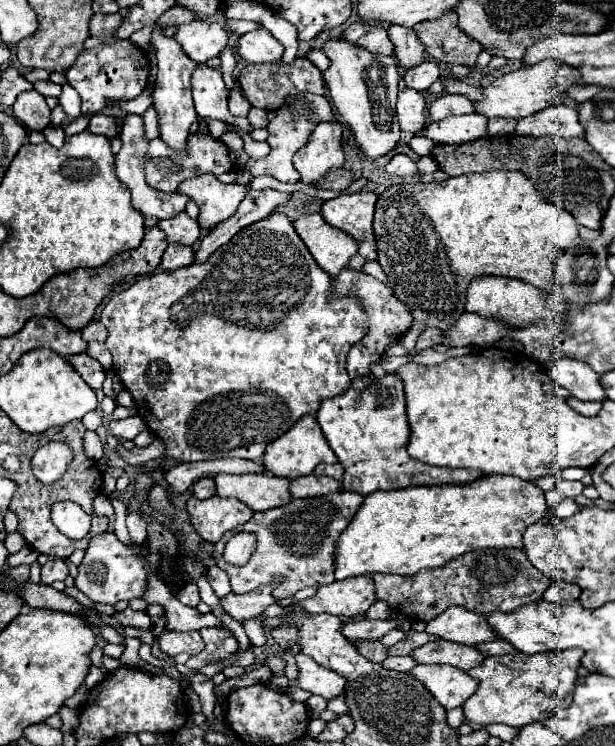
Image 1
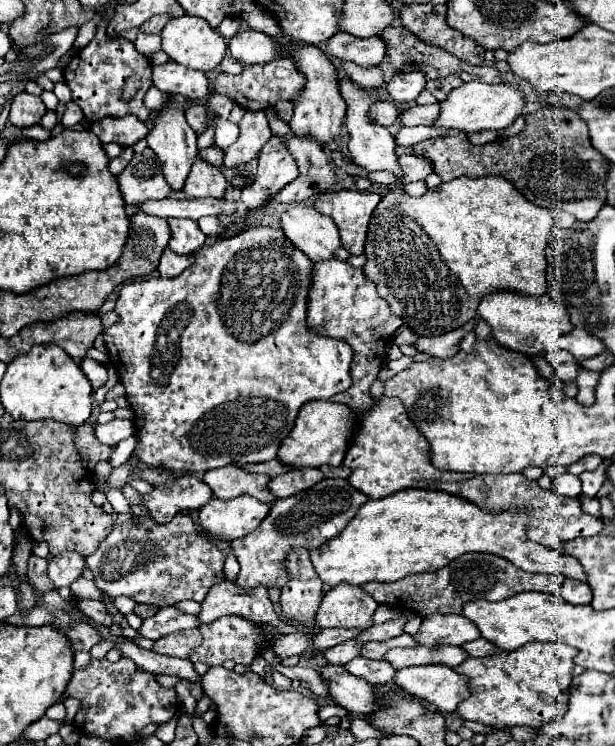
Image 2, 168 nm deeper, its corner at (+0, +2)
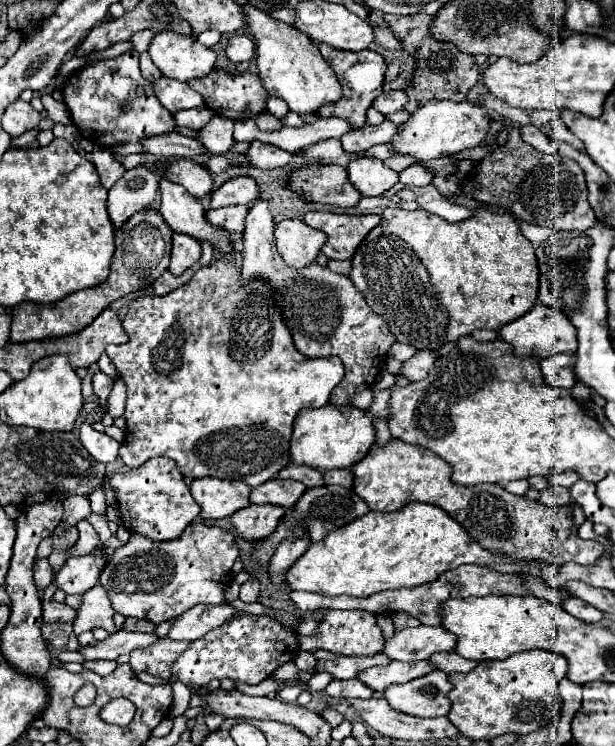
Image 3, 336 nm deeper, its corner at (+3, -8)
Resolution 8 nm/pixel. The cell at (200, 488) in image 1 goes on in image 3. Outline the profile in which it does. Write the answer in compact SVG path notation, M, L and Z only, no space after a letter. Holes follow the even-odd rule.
M155 457L143 463L143 467L115 473L109 479L109 485L117 493L123 525L129 531L141 533L153 541L169 541L179 537L183 529L201 513L199 503L195 503L195 499L191 497L189 487L185 485L179 469L175 467L175 463L171 463L171 459Z

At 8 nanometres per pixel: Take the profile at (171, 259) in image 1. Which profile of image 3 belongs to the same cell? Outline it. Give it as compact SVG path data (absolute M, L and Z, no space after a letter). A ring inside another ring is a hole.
M187 269L187 271L183 271L181 275L173 275L171 271L165 271L165 273L153 283L155 295L167 295L167 293L175 291L177 287L185 285L191 277L193 277L193 269Z

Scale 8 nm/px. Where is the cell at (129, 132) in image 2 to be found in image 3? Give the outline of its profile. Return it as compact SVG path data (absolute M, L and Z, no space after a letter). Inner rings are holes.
M177 131L173 133L163 133L163 135L155 135L155 137L143 137L139 141L143 145L143 149L151 155L163 157L163 159L171 159L171 157L195 157L205 153L205 147L201 143L197 143L195 139L189 139Z

